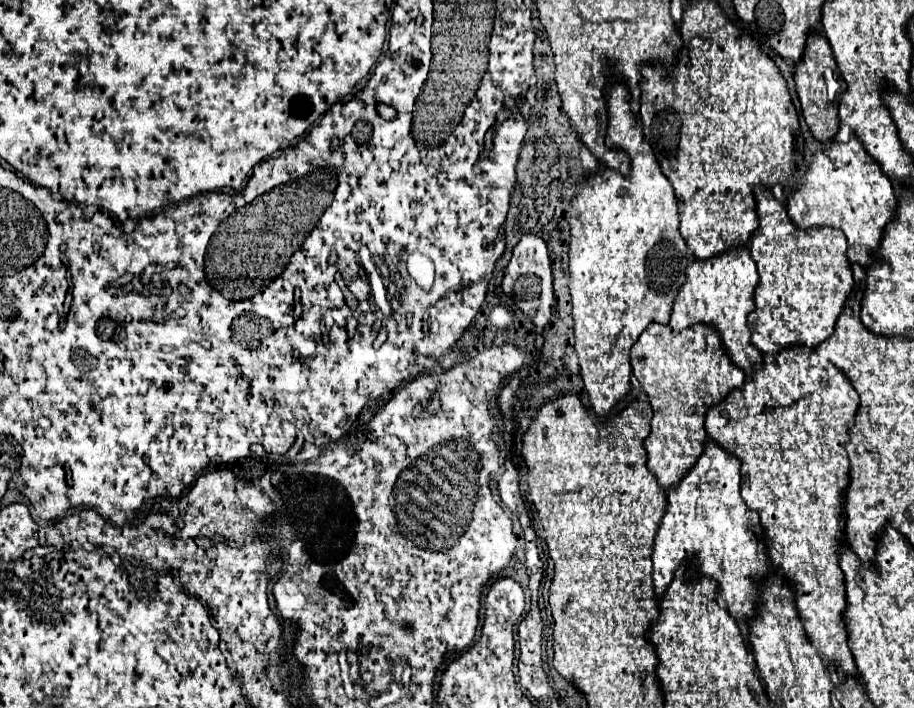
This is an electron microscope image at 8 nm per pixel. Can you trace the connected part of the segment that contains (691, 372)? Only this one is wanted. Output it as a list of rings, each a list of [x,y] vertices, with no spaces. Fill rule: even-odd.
[[[649,324],[631,348],[631,366],[653,410],[651,434],[645,440],[647,468],[667,492],[683,480],[705,450],[707,432],[703,424],[707,410],[721,402],[723,396],[729,396],[729,392],[741,388],[745,374],[727,360],[717,332],[705,324],[695,324],[677,334],[669,326]]]

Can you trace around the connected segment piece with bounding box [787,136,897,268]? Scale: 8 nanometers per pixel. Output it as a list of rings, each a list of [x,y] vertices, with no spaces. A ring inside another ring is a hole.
[[[851,136],[847,144],[831,142],[831,148],[825,148],[813,156],[813,164],[807,172],[807,176],[797,184],[797,188],[791,190],[787,198],[787,214],[801,230],[809,230],[815,226],[829,226],[843,230],[849,242],[849,260],[855,264],[861,264],[863,268],[869,268],[869,264],[877,262],[877,248],[881,246],[885,228],[889,222],[897,216],[897,196],[893,190],[891,180],[881,172],[881,166],[865,152],[861,142]]]

